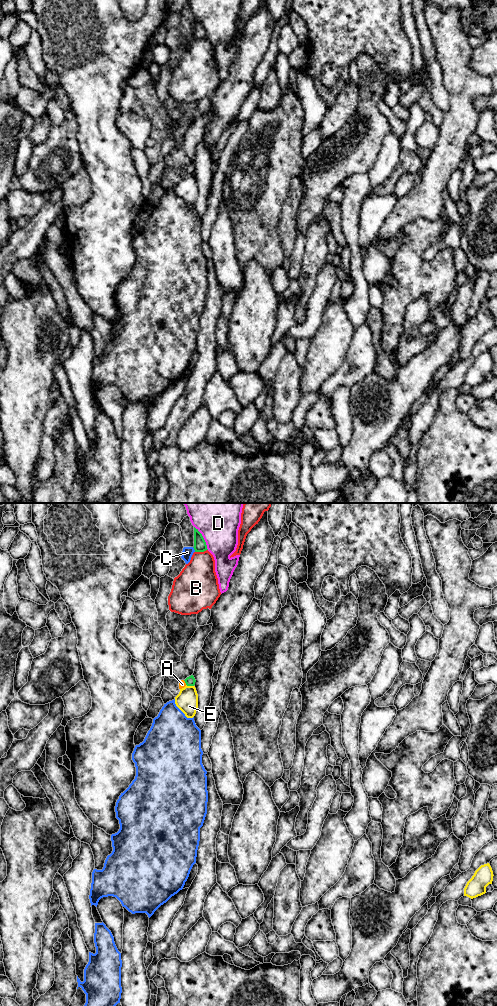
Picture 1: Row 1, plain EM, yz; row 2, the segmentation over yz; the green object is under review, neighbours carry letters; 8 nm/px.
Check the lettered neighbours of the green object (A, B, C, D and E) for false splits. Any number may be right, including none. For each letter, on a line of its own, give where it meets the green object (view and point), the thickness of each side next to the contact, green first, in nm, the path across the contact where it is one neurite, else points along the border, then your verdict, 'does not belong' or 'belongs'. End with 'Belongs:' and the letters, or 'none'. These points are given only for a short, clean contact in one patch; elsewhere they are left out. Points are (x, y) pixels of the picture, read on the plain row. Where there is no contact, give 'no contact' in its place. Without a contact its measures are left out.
A: contact yz (185, 170); calibres 80 and 60 nm; way yz (190, 169), (185, 170), (182, 172); belongs
B: contact yz (201, 39); calibres 100 and 320 nm; border yz (207, 37), (195, 40); does not belong
C: contact yz (194, 37); calibres 100 and 90 nm; does not belong
D: contact yz (203, 26); calibres 100 and 280 nm; does not belong
E: contact yz (190, 173); calibres 80 and 180 nm; does not belong
Belongs: A

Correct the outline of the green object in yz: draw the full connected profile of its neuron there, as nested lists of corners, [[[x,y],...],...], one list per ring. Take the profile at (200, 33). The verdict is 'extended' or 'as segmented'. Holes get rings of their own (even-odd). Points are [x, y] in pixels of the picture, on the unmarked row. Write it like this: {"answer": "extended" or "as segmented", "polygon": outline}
{"answer": "as segmented", "polygon": [[[194,15],[194,35],[193,36],[195,40],[204,40],[208,38],[202,22],[195,15]]]}

